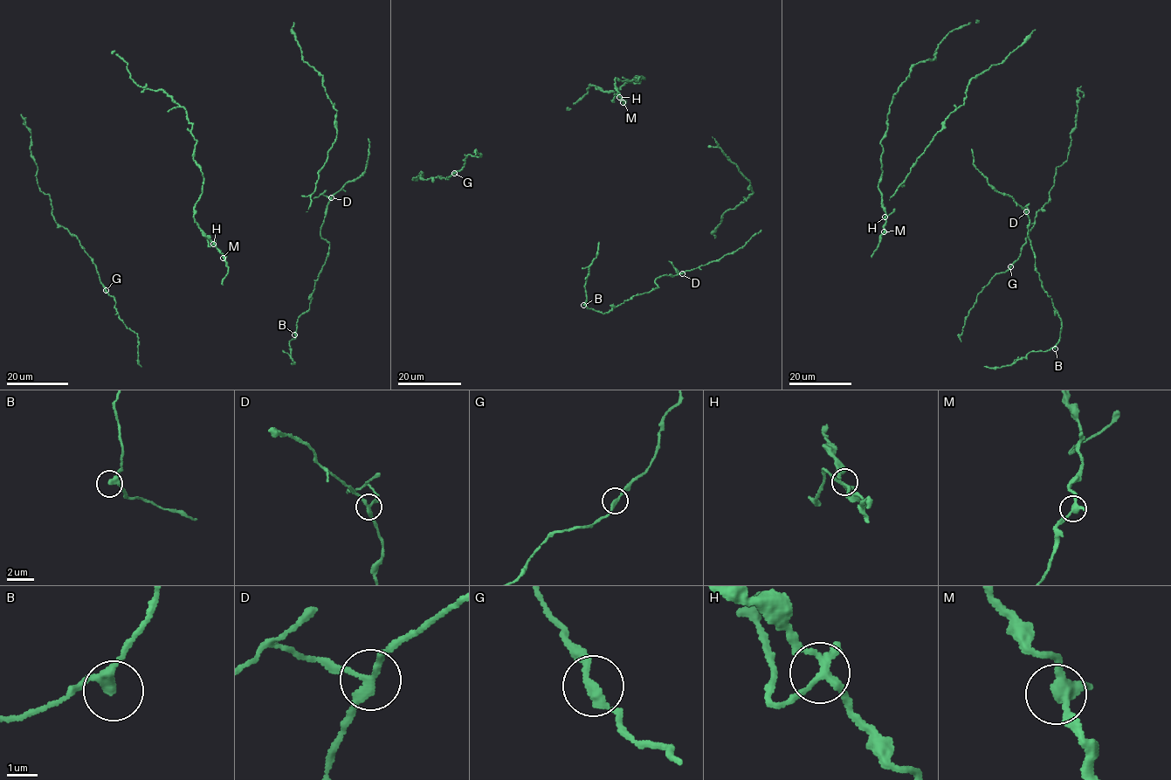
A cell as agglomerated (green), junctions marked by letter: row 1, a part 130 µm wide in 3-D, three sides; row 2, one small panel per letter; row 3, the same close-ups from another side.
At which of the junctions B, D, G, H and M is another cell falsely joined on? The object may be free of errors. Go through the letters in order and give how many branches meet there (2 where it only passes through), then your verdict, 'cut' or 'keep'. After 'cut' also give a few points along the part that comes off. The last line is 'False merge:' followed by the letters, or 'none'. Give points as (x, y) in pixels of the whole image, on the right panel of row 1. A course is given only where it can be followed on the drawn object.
B: 2 | keep
D: 3 | cut | (1027, 211), (1013, 198), (995, 190), (988, 183), (987, 177), (973, 163), (971, 148)
G: 2 | keep
H: 3 | keep
M: 3 | keep
False merge: D

